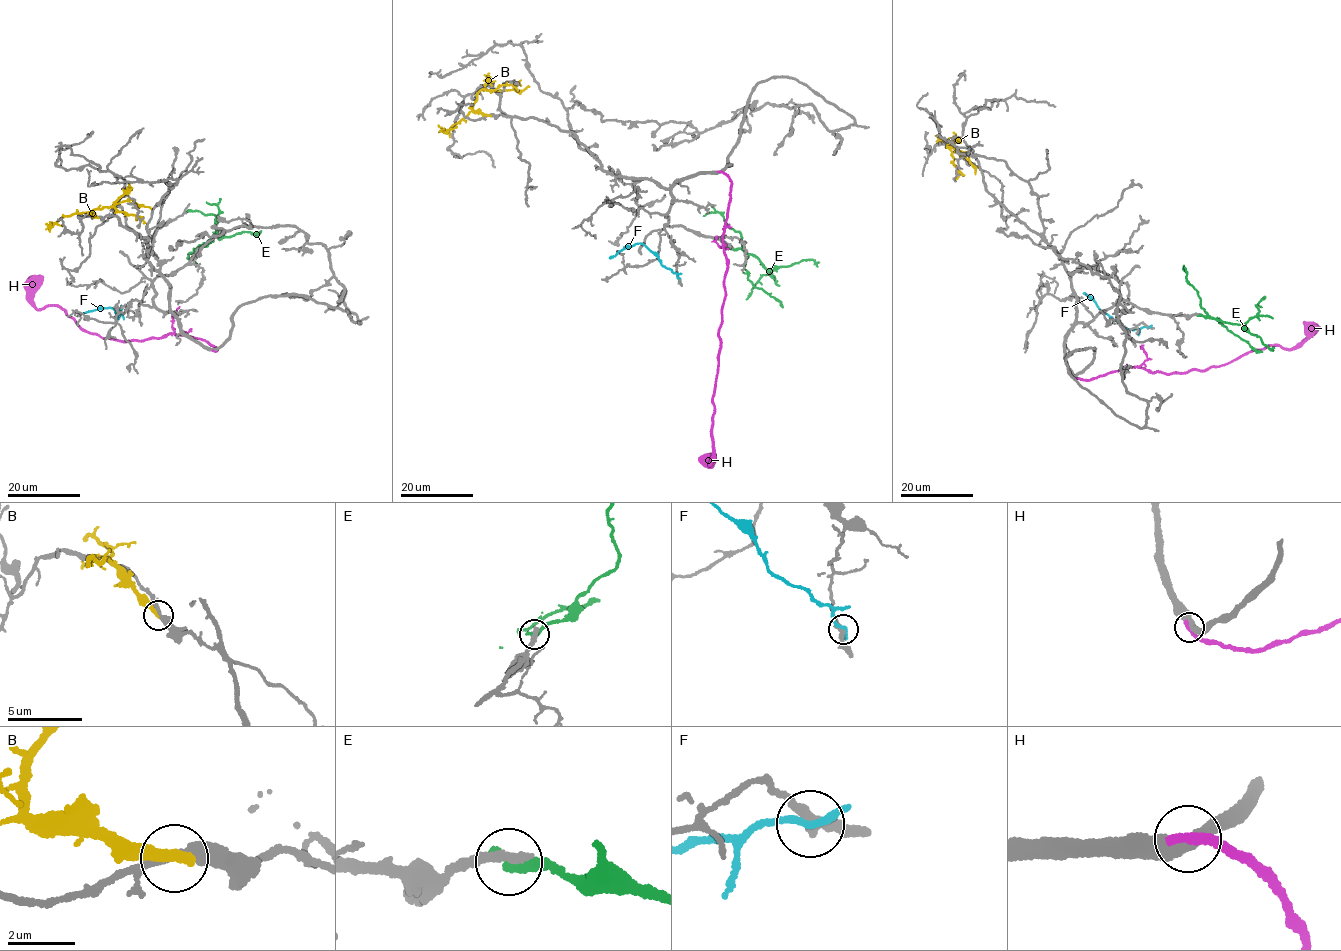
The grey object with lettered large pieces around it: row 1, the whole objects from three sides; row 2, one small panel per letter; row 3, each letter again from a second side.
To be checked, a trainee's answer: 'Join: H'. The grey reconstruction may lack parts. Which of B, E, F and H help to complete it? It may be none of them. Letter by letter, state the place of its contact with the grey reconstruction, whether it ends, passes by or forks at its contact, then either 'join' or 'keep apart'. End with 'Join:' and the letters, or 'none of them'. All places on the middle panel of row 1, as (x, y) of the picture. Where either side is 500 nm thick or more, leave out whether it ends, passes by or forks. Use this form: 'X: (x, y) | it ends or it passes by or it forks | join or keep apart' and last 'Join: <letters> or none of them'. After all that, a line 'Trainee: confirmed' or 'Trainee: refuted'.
B: (489, 115) | it ends | keep apart
E: (733, 249) | it ends | keep apart
F: (679, 279) | it passes by | keep apart
H: (719, 171) | it ends | join
Join: H
Trainee: confirmed

